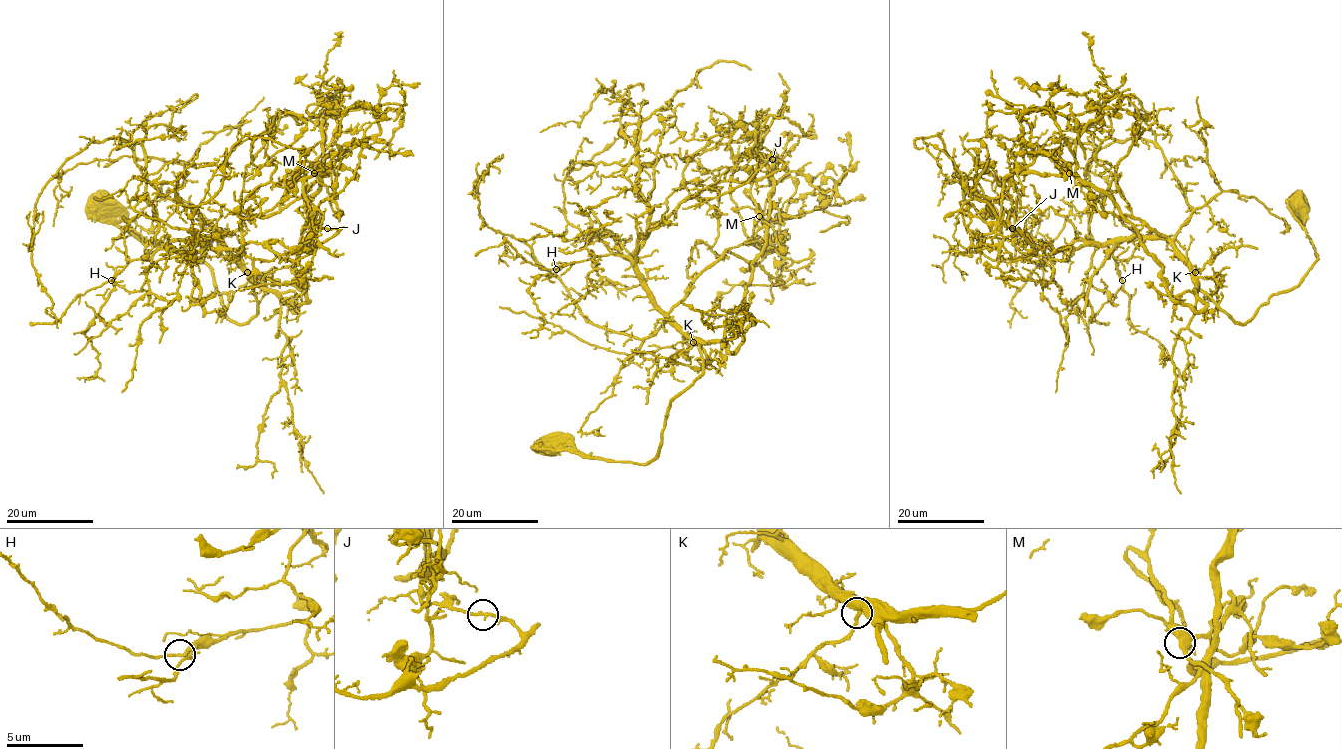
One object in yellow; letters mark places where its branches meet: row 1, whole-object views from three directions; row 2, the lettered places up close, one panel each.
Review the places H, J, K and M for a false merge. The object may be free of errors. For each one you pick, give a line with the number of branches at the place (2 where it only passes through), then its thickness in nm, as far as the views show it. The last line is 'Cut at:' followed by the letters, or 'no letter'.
Cut at: no letter

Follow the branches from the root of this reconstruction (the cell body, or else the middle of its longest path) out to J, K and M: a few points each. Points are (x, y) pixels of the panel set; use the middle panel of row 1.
J: (549, 447), (658, 453), (703, 357), (654, 303), (635, 250), (681, 203), (772, 159)
K: (549, 447), (579, 450), (594, 458), (647, 464), (658, 453), (670, 402), (703, 372), (702, 351), (693, 342)
M: (549, 447), (639, 464), (658, 453), (670, 402), (703, 372), (699, 346), (668, 314), (770, 212), (759, 216)

